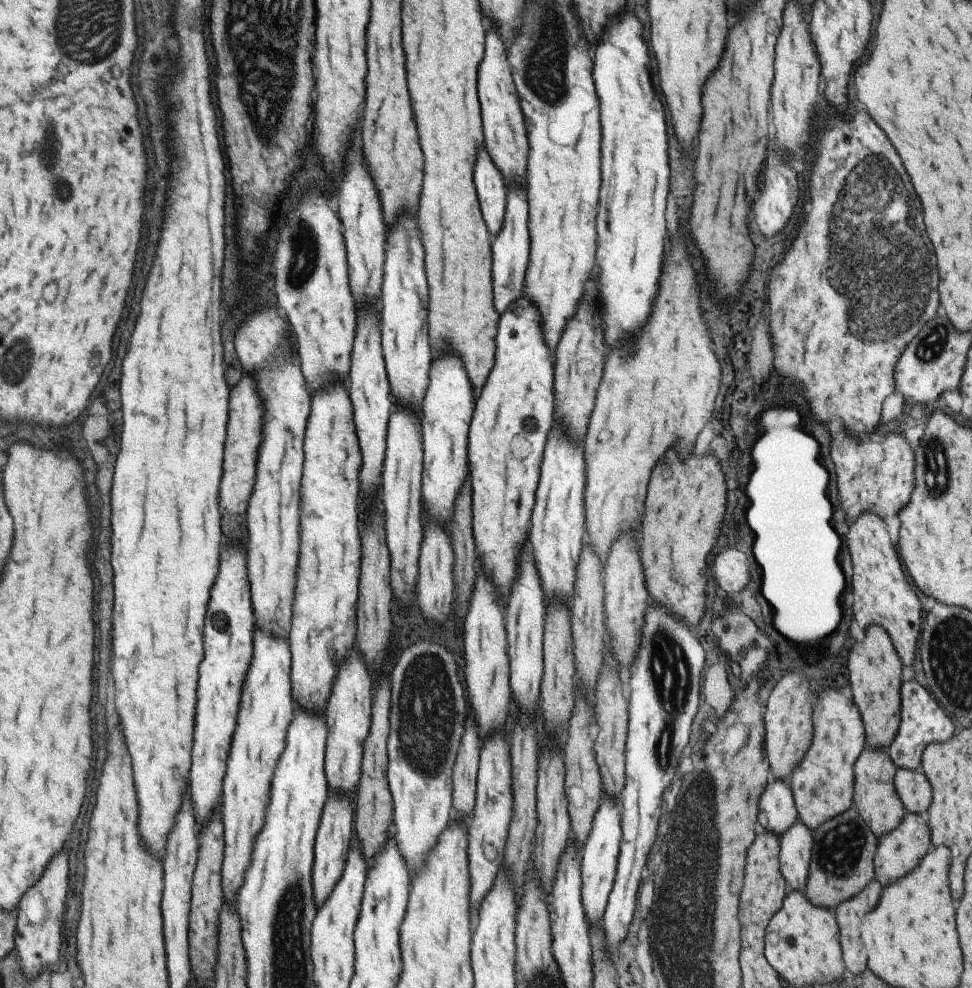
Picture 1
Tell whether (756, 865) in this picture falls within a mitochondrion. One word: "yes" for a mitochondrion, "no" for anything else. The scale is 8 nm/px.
no

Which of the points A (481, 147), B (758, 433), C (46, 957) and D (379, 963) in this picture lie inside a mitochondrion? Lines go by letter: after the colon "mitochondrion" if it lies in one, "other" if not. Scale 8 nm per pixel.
A: other
B: other
C: other
D: other

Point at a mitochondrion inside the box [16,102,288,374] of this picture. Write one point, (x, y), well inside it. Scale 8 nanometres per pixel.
(60, 188)

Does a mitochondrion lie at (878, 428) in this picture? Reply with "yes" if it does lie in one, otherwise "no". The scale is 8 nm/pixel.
no

